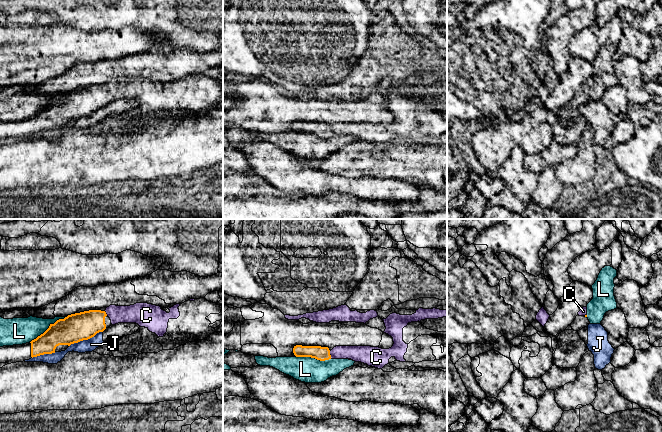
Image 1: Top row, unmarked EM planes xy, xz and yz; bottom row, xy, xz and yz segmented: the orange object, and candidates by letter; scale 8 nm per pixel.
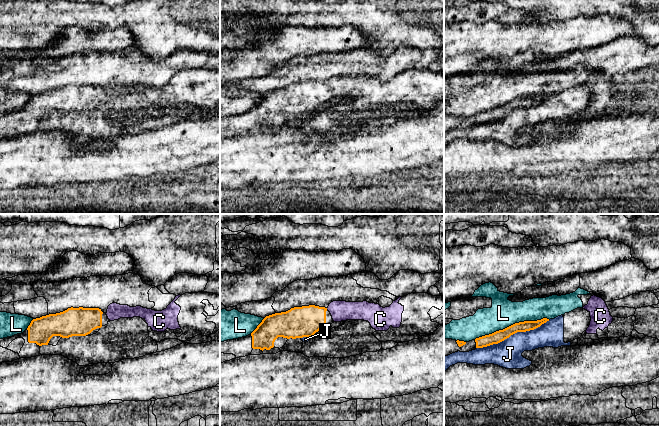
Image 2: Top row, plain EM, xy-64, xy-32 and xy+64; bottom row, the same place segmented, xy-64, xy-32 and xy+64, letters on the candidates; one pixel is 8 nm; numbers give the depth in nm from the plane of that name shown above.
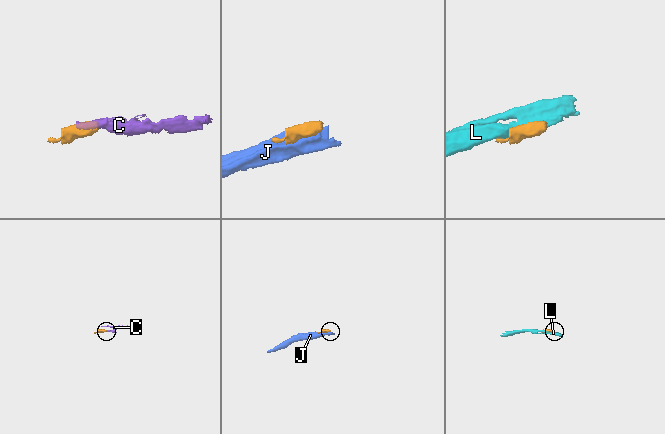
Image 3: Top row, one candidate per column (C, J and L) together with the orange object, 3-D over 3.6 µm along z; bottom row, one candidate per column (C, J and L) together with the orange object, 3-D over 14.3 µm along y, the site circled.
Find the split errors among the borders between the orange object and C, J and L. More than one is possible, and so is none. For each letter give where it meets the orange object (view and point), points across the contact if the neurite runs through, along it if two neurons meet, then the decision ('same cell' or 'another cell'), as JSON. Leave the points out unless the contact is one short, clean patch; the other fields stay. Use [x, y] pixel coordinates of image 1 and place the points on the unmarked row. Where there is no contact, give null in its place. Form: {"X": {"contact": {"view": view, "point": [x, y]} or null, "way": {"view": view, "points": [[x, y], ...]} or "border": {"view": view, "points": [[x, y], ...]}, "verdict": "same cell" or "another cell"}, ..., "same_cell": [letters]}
{"C": {"contact": {"view": "xz", "point": [330, 131]}, "way": {"view": "xz", "points": [[320, 129], [330, 131], [335, 129], [361, 130]]}, "verdict": "same cell"}, "J": {"contact": {"view": "xy", "point": [85, 115]}, "verdict": "another cell"}, "L": {"contact": {"view": "xy", "point": [49, 103]}, "verdict": "another cell"}, "same_cell": ["C"]}

